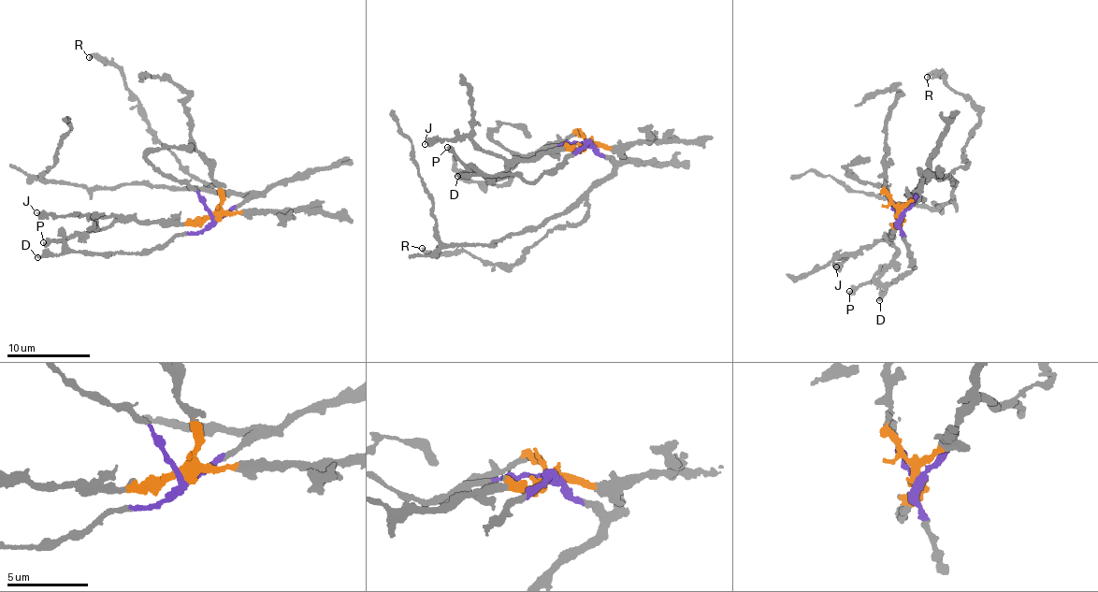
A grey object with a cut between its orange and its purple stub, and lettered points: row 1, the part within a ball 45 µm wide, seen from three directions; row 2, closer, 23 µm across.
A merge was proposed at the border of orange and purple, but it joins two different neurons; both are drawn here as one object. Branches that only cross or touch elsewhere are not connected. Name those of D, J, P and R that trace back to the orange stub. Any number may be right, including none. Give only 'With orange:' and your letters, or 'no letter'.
With orange: J, P

